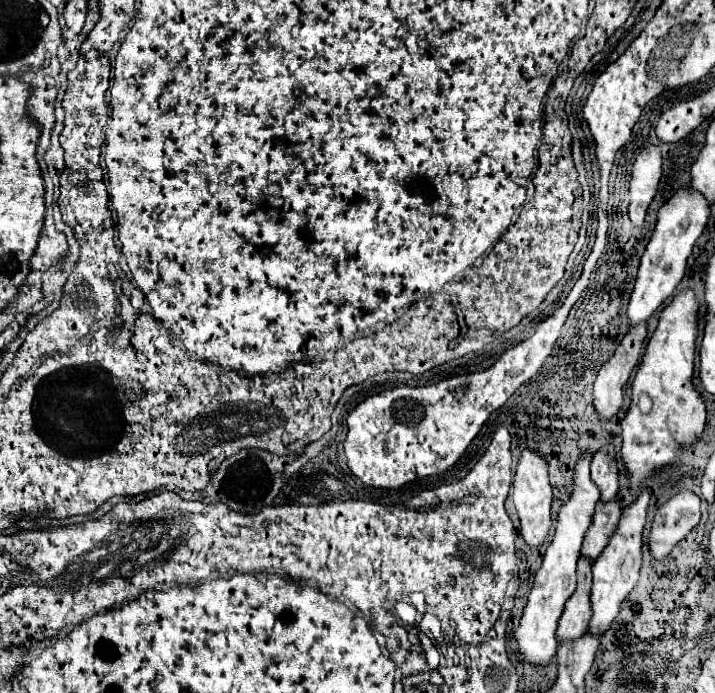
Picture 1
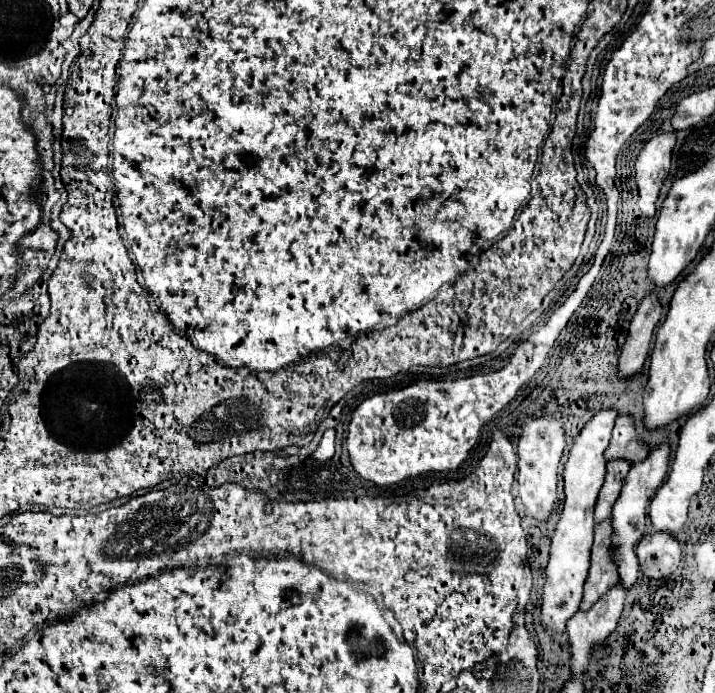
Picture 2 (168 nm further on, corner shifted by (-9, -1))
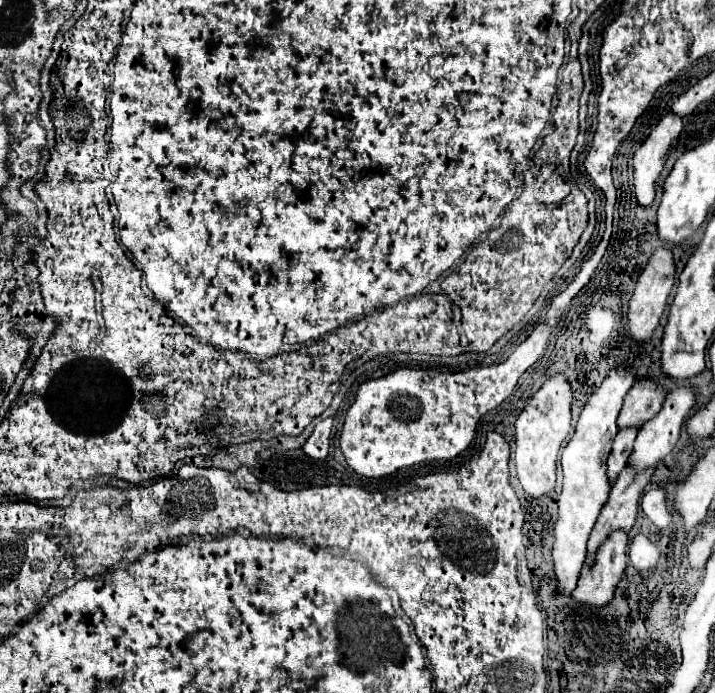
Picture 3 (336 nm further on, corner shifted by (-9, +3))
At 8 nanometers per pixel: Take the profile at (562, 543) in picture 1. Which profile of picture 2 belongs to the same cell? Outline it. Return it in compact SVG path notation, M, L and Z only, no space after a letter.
M600 411L596 417L592 417L580 435L574 441L574 447L570 449L570 459L564 467L564 511L556 525L556 531L552 535L550 545L550 561L546 567L546 583L542 589L542 611L540 621L546 631L564 633L566 621L578 611L580 599L582 599L582 587L588 577L588 565L590 565L590 547L592 547L592 535L594 535L594 505L598 499L598 491L604 485L606 475L606 461L604 451L610 443L612 427L616 421L616 411Z

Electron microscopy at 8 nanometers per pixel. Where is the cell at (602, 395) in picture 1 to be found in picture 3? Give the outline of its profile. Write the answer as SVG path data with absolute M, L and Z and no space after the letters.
M658 247L652 257L648 259L646 267L642 269L640 277L638 277L638 283L636 283L636 289L634 289L634 295L630 299L630 311L628 311L628 329L630 329L630 335L636 339L636 341L642 341L642 339L650 339L652 331L656 329L664 309L666 309L666 301L668 301L668 295L672 291L672 285L674 285L674 273L676 273L676 265L674 265L674 257L672 257L672 251L666 249L666 247Z

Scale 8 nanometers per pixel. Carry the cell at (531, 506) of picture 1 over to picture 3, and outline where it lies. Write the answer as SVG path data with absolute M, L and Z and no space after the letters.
M556 373L544 381L544 385L534 393L530 403L516 419L516 471L524 491L530 497L542 497L550 493L556 483L556 459L560 447L570 431L570 403L572 403L572 387L564 373Z

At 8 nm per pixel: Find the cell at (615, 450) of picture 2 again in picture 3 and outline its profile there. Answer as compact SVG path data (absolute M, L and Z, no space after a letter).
M652 377L638 379L624 399L624 407L618 417L618 427L626 425L644 425L660 411L666 397L666 387Z

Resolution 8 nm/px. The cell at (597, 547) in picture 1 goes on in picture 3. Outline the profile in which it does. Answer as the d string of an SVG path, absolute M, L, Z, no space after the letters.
M636 429L618 431L614 445L612 445L612 451L610 451L610 457L608 457L608 479L610 479L610 483L614 483L618 473L624 469L630 453L632 453L636 433L638 433Z

